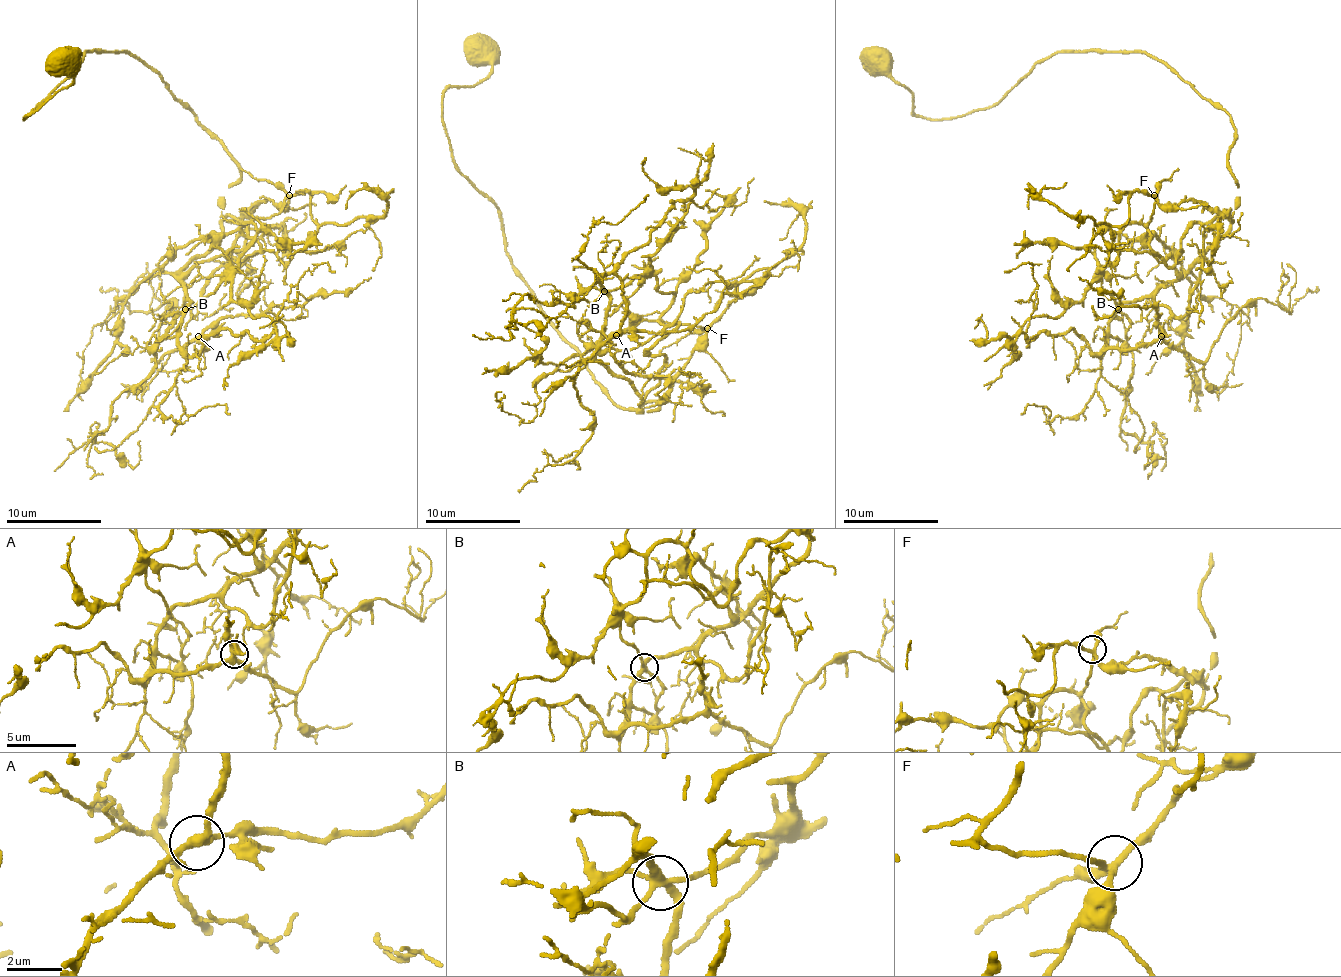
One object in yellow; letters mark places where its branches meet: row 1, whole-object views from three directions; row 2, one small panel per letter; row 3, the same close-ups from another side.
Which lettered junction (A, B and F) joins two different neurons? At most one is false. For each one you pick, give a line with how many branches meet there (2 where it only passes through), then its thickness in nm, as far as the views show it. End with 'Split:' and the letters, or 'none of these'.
Split: none of these

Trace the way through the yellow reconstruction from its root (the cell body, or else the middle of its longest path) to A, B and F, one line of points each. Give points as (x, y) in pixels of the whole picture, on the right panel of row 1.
A: (874, 61), (925, 118), (1059, 52), (1145, 52), (1212, 99), (1231, 226), (1125, 300), (1099, 355), (1161, 336)
B: (874, 61), (915, 114), (951, 118), (994, 107), (1059, 52), (1145, 52), (1231, 118), (1231, 226), (1118, 310)
F: (874, 61), (915, 114), (951, 118), (1059, 52), (1161, 59), (1231, 118), (1238, 207), (1154, 195)

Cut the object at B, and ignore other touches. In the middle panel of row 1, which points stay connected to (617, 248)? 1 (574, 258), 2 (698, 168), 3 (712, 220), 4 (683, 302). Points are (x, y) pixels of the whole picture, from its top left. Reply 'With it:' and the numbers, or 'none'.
With it: 1, 2, 4

